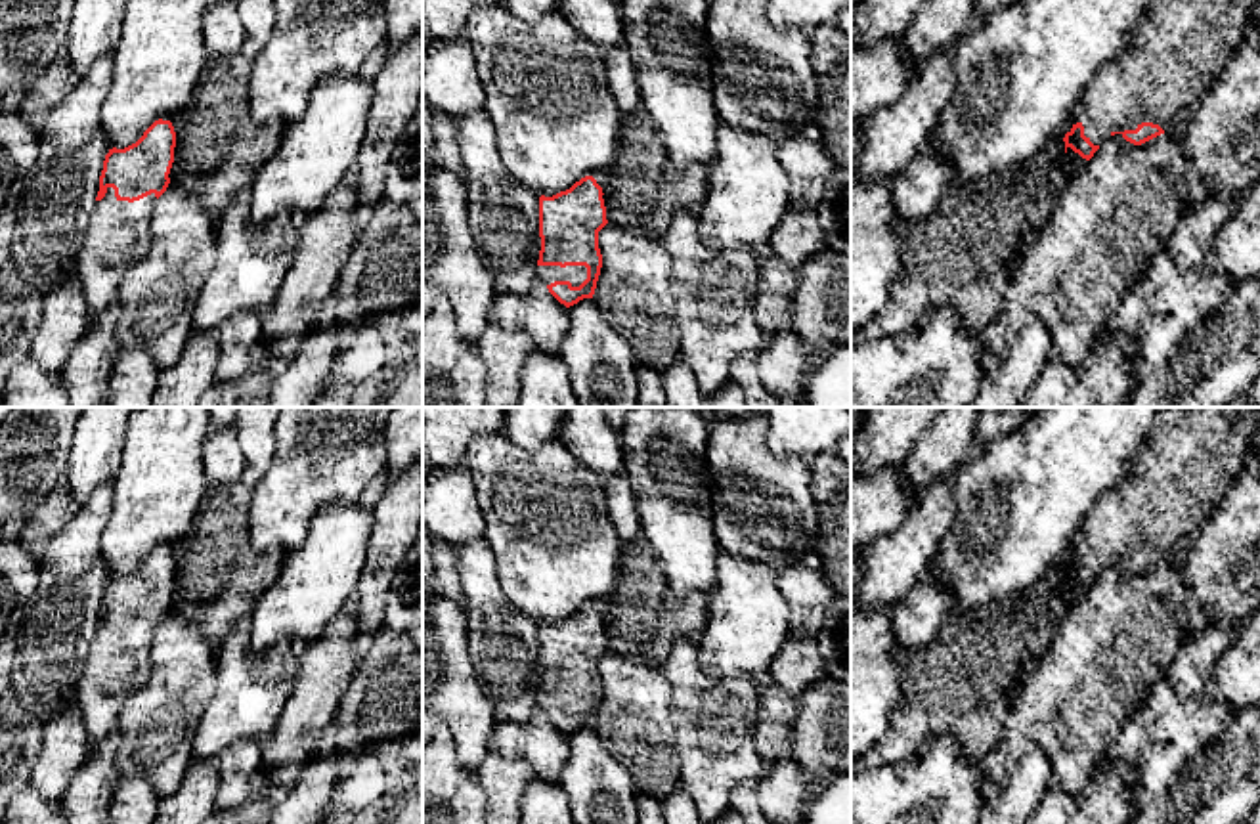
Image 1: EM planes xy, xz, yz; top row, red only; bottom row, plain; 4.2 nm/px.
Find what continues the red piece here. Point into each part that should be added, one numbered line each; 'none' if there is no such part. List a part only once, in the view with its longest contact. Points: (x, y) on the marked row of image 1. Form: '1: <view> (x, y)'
1: xy (117, 236)
2: xz (545, 274)

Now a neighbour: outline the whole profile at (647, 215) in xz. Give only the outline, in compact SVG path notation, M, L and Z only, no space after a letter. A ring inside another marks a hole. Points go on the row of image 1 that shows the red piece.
M644 109L631 115L618 111L616 157L604 172L593 174L602 187L606 220L639 235L662 241L671 218L679 210L696 212L706 197L706 168L677 168L665 153L654 122Z

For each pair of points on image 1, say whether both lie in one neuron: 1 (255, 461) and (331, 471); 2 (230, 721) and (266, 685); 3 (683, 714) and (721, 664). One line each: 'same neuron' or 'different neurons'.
1: different neurons
2: same neuron
3: different neurons

